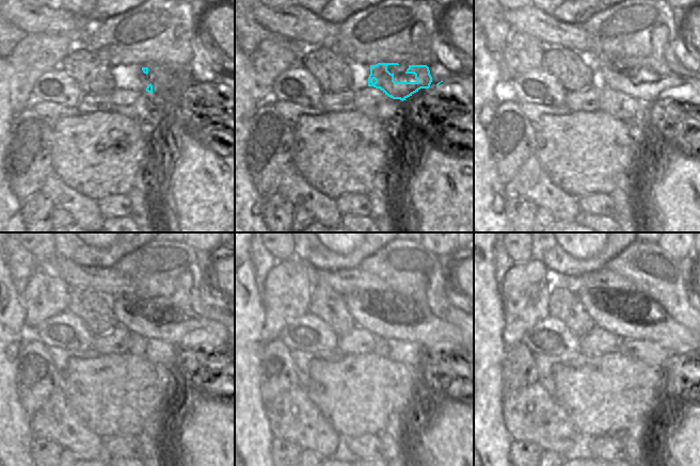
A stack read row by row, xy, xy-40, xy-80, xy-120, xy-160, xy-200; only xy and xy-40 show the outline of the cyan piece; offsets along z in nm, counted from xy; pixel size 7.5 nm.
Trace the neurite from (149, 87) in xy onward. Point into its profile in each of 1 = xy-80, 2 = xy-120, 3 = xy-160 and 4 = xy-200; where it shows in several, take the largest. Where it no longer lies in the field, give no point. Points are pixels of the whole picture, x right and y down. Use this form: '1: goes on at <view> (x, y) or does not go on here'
1: goes on at xy-80 (649, 93)
2: goes on at xy-120 (176, 331)
3: goes on at xy-160 (430, 332)
4: goes on at xy-200 (677, 339)

